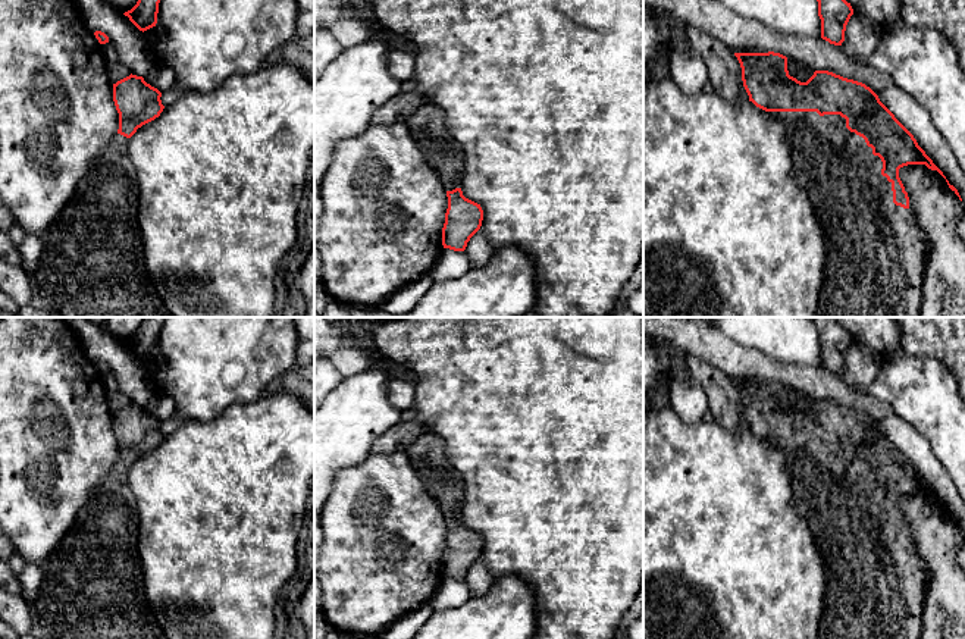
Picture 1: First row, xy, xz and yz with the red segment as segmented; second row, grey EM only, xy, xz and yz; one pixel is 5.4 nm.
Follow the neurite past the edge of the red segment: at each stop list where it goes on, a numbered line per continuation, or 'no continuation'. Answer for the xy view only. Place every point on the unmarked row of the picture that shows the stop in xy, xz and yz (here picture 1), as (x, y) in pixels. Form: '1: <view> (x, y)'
1: xy (93, 588)

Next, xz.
1: xz (444, 482)

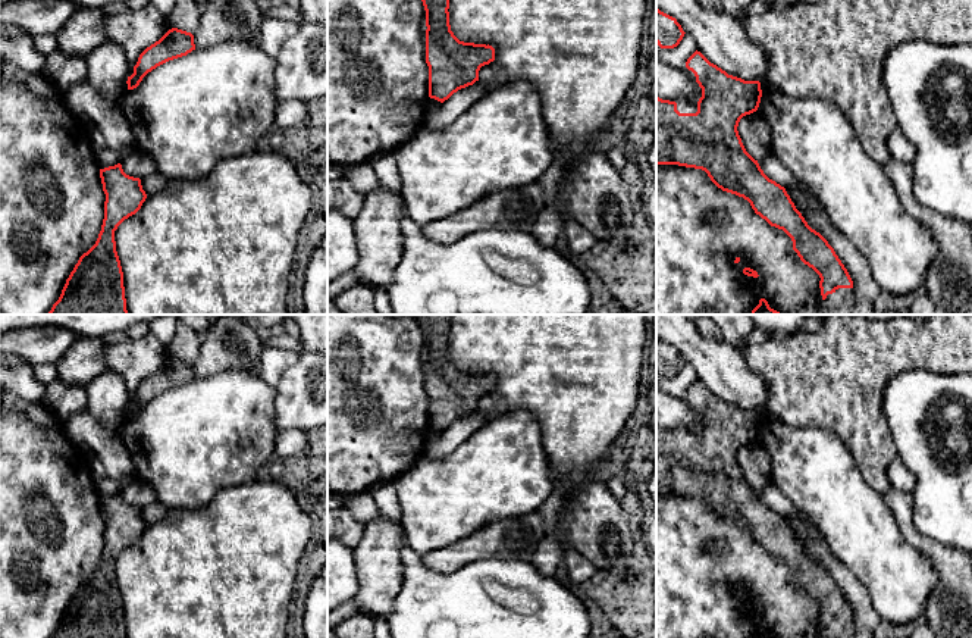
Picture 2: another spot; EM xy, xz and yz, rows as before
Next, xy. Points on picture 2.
no continuation

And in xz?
no continuation

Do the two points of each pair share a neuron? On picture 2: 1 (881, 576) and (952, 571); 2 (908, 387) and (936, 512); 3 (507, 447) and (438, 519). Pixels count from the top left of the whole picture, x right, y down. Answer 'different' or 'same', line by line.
1: different
2: same
3: same

